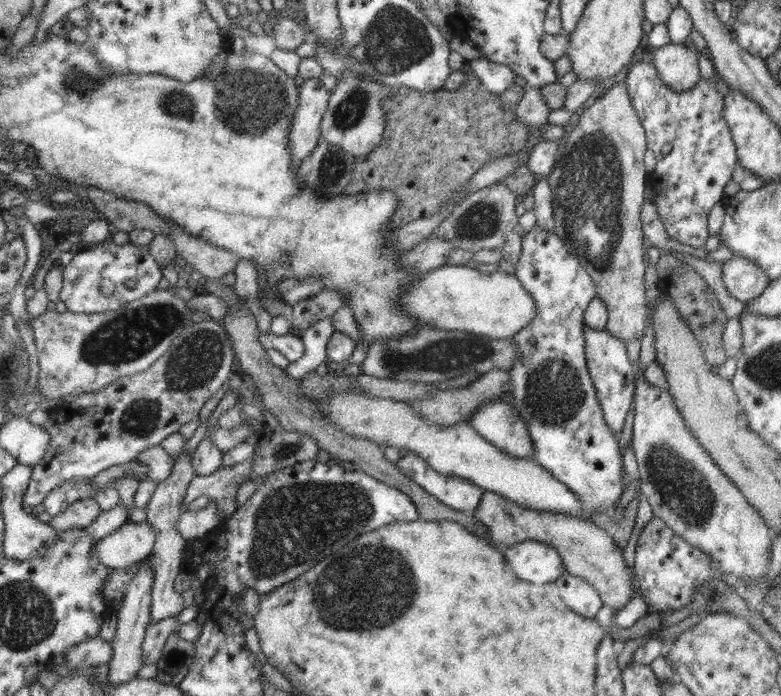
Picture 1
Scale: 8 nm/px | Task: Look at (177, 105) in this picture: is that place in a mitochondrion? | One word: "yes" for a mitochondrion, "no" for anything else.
yes

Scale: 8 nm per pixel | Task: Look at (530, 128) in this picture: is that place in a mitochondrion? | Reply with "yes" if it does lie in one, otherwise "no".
no

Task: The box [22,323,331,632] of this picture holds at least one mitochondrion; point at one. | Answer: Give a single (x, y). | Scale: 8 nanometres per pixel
(197, 358)

